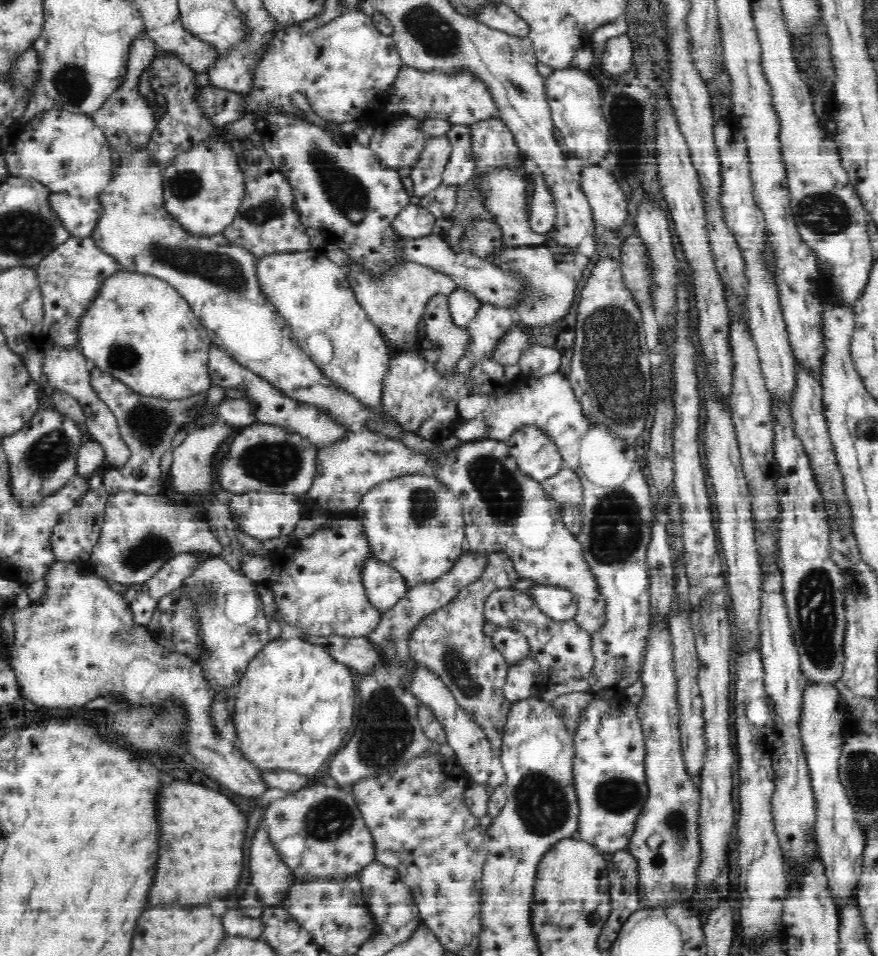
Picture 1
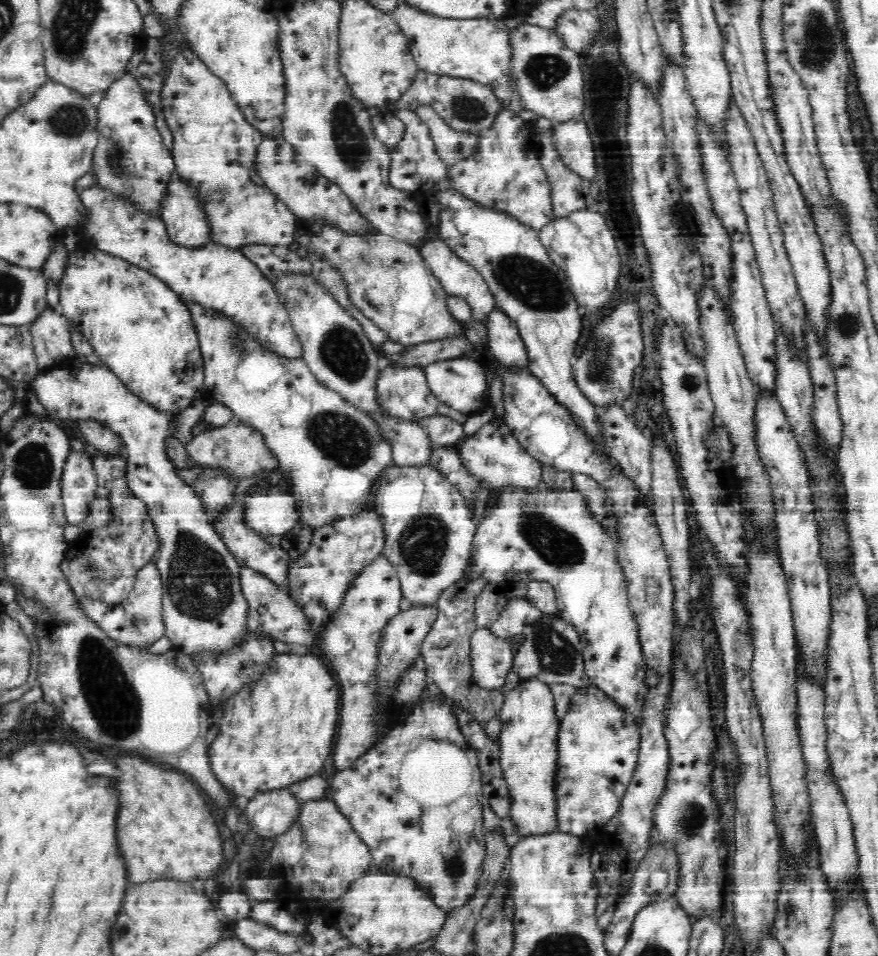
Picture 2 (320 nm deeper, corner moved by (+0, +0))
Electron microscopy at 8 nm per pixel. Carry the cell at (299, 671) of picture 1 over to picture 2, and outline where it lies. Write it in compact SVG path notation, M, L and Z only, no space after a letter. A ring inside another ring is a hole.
M316 651L306 656L274 654L250 682L220 703L224 713L209 757L217 780L238 796L252 798L258 792L287 788L296 780L316 775L334 748L342 708L341 684L326 658Z

